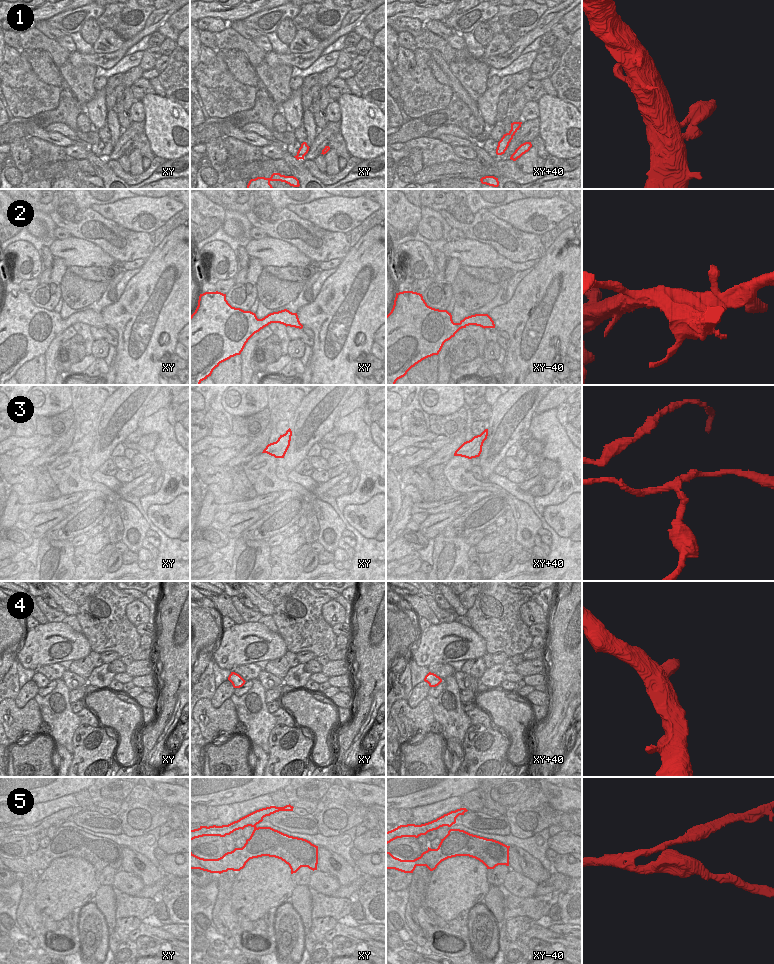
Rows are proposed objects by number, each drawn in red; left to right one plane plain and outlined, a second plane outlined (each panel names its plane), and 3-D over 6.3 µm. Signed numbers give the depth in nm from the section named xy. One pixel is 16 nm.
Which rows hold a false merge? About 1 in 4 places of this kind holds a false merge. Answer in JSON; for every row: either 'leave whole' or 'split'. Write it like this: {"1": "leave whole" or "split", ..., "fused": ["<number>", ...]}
{"1": "leave whole", "2": "leave whole", "3": "split", "4": "leave whole", "5": "leave whole", "fused": ["3"]}

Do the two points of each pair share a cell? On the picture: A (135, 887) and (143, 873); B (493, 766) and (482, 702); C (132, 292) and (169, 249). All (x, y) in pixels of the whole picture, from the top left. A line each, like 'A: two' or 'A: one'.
A: two
B: two
C: one

